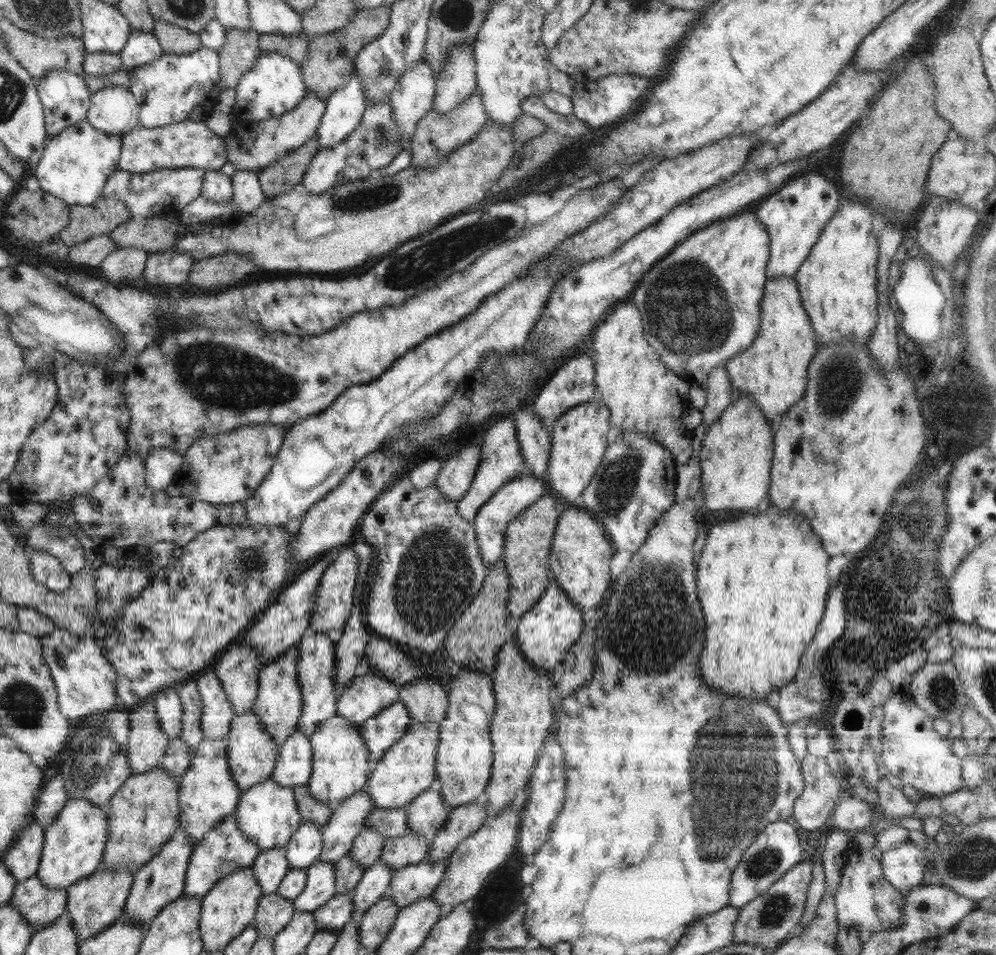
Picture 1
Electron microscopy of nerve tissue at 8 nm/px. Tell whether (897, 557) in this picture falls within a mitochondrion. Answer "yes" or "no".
yes

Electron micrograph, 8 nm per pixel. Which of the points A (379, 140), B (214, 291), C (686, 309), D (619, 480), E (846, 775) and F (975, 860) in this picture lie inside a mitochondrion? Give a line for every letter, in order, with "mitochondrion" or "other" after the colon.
A: mitochondrion
B: other
C: mitochondrion
D: mitochondrion
E: other
F: mitochondrion

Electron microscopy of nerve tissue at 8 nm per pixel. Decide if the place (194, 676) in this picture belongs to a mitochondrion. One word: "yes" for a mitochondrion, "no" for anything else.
no

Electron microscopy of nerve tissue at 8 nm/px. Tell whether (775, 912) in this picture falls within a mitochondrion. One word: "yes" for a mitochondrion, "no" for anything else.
yes

